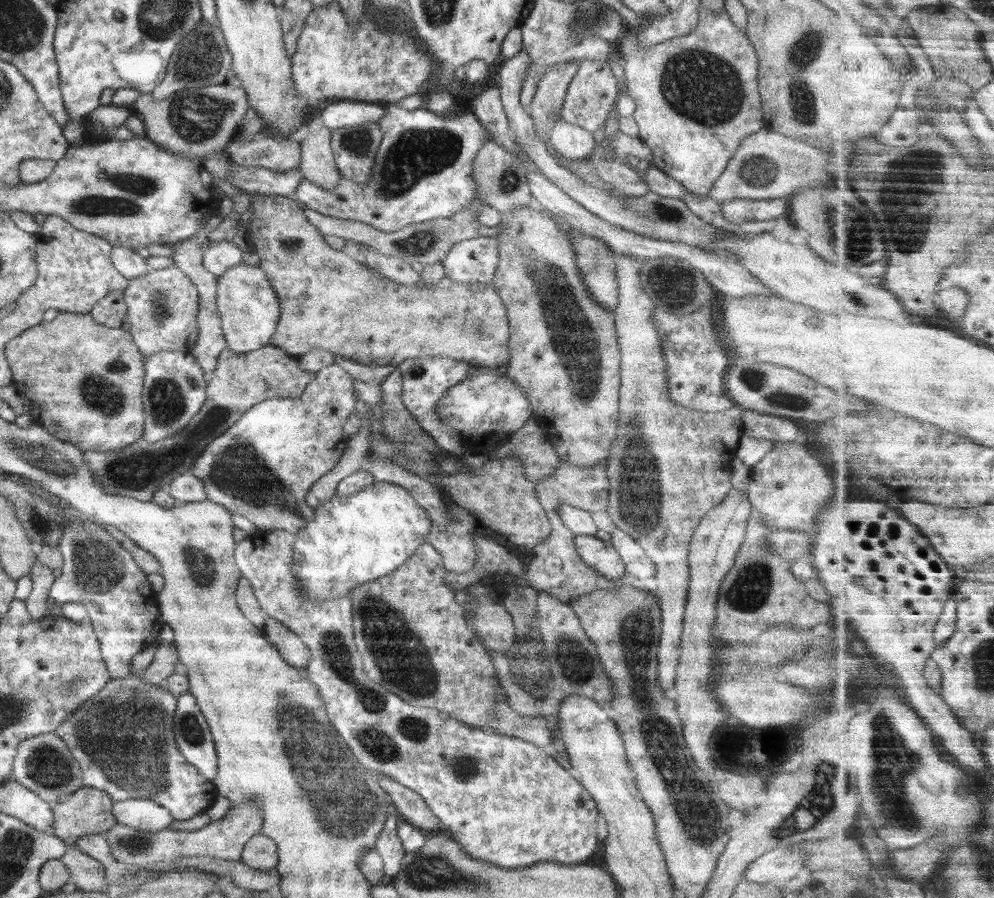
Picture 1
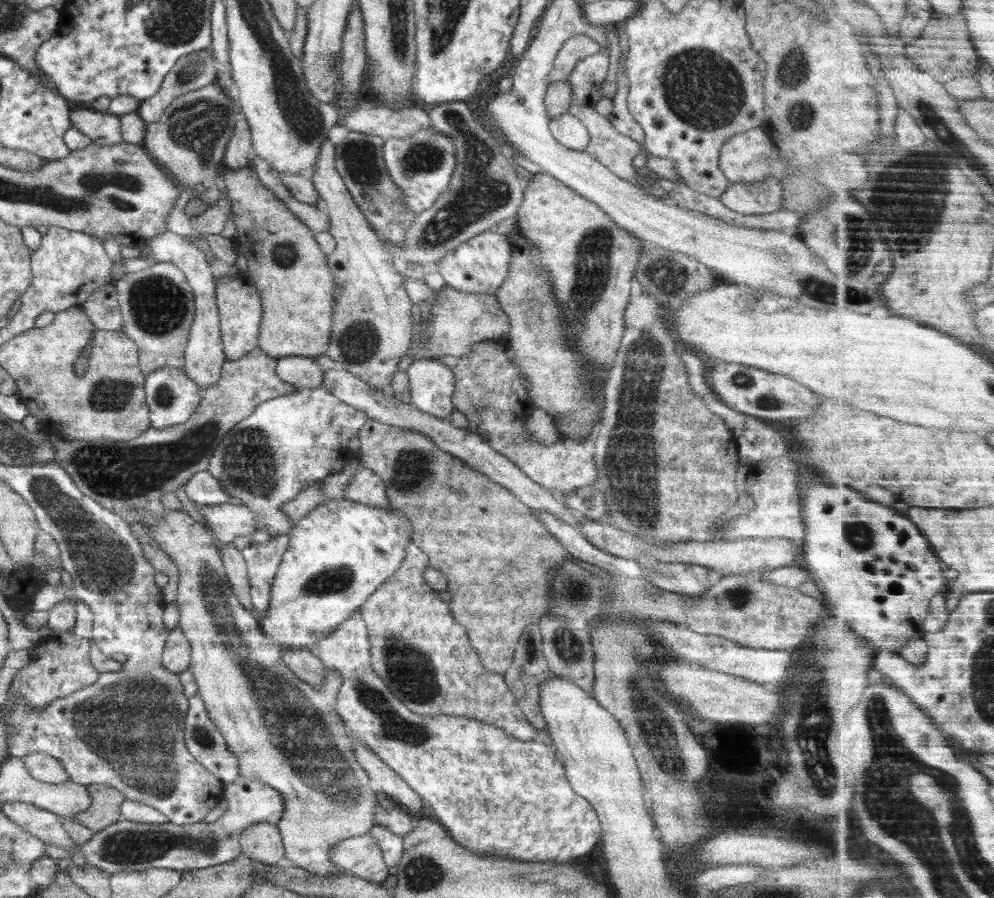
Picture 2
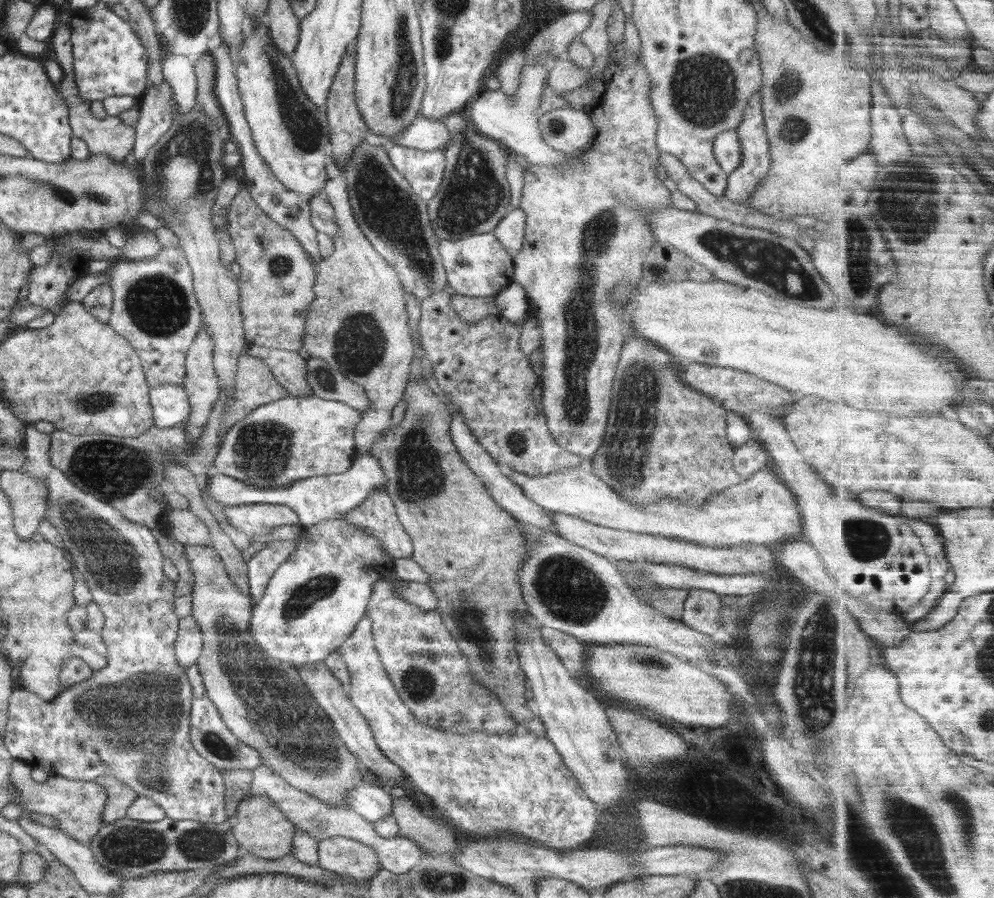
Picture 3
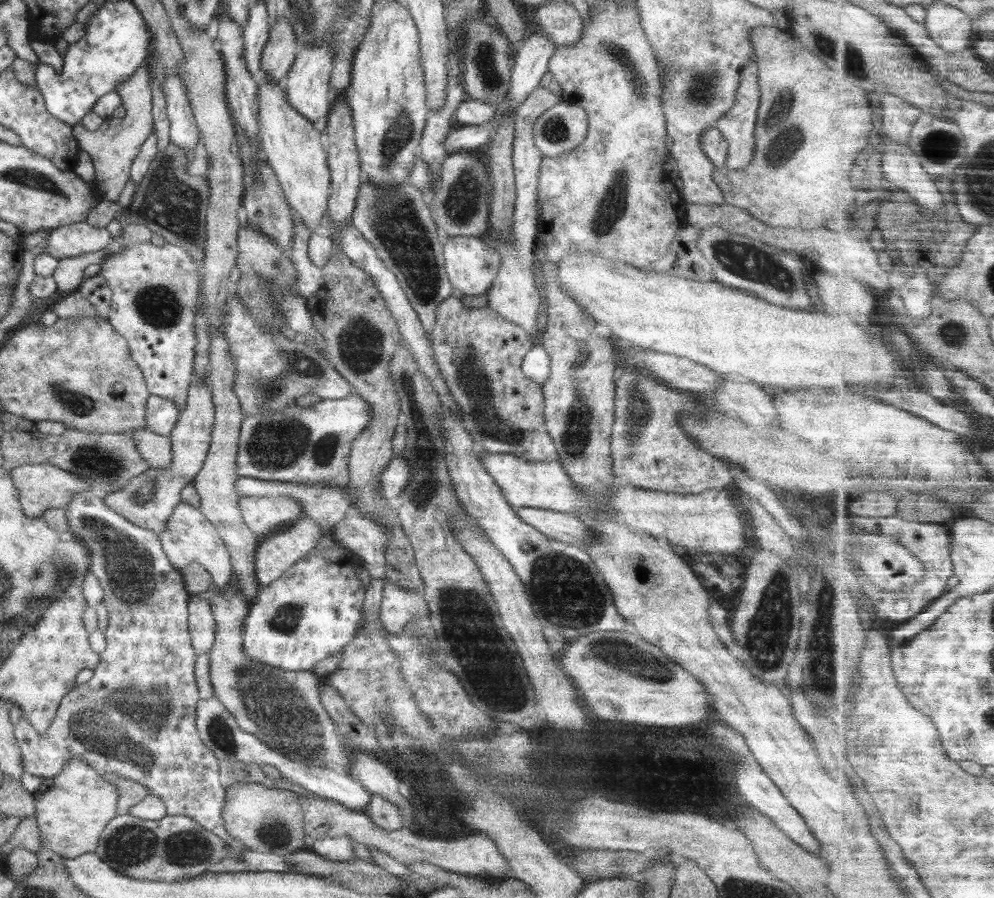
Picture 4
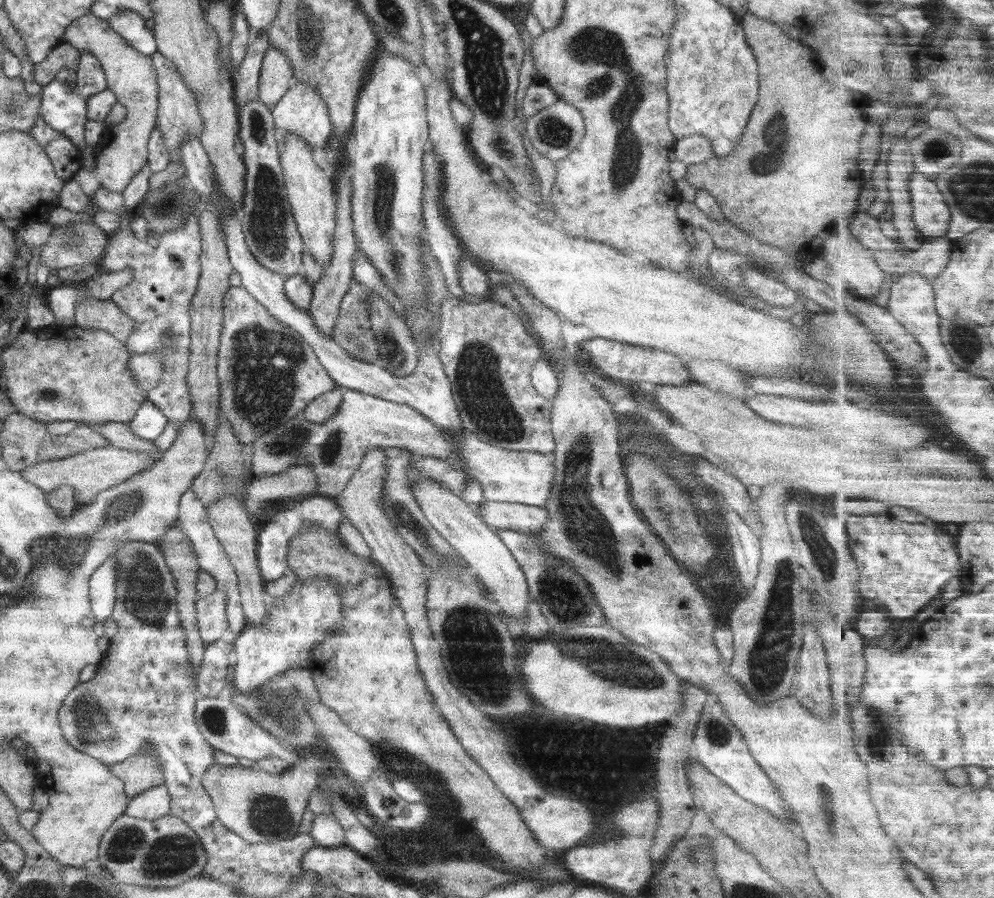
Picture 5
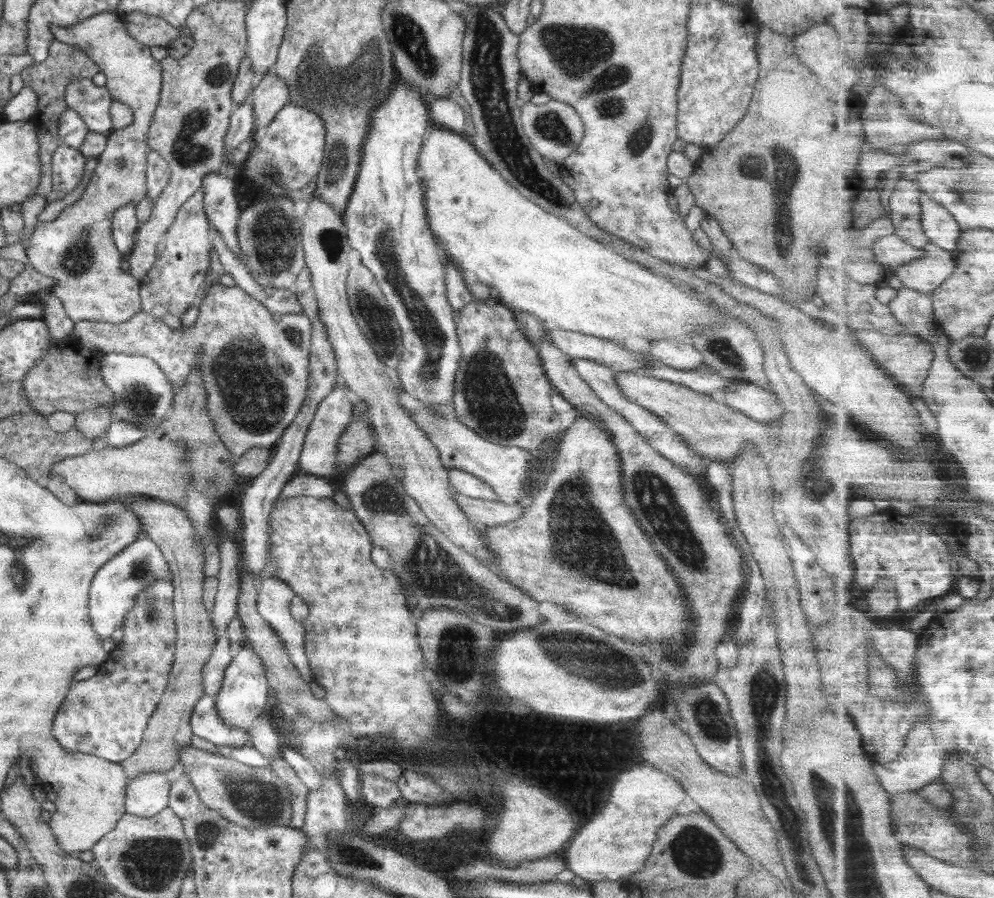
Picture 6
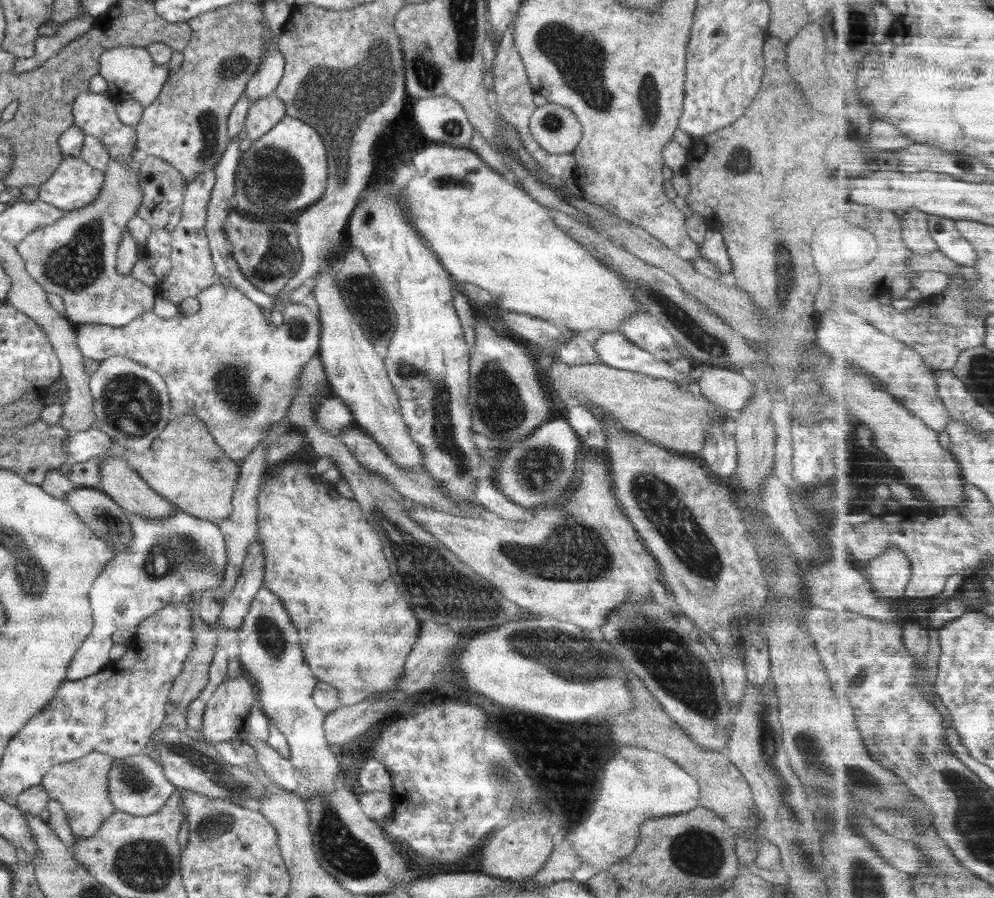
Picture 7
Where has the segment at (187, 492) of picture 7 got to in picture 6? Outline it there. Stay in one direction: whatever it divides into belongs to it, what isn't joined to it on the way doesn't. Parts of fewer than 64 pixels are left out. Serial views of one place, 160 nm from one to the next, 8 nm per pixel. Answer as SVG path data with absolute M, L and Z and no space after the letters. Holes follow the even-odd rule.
M197 352L197 364L192 366L192 371L190 371L190 375L186 377L186 382L183 384L183 387L180 388L174 395L173 398L173 405L170 410L170 415L164 418L162 424L156 429L149 431L148 434L141 438L138 442L134 444L129 444L128 446L124 447L116 447L116 446L106 446L102 448L95 448L93 447L92 450L89 450L86 454L83 455L76 455L70 456L57 462L50 470L50 474L54 473L58 475L62 480L75 490L75 493L79 496L81 502L90 502L90 503L100 503L112 498L113 496L117 495L143 495L147 496L148 498L155 498L156 500L160 500L166 503L172 503L177 507L185 506L185 502L187 502L185 498L185 486L189 484L189 482L193 482L193 484L197 484L202 488L202 493L209 498L213 504L218 507L219 500L222 498L226 498L226 496L230 496L232 494L232 490L234 488L235 483L235 476L233 475L233 463L234 459L232 458L230 452L226 448L226 445L222 442L222 439L218 436L218 433L215 431L212 419L209 417L207 410L207 392L205 386L202 382L202 371L200 371L199 366L199 356L201 352Z

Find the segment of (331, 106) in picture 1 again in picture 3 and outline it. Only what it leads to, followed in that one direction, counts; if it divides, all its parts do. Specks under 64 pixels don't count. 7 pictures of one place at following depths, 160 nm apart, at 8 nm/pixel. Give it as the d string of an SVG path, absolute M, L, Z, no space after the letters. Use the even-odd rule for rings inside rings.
M419 116L402 133L388 137L388 141L418 150L445 150L449 145L450 137L442 121Z

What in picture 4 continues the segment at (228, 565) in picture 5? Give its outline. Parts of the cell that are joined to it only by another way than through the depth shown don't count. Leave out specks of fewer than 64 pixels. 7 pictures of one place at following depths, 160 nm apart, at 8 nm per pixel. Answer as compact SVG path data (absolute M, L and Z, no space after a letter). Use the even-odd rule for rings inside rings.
M180 501L174 507L171 517L166 521L165 530L160 534L160 542L170 564L177 571L187 568L191 562L201 564L212 577L212 581L220 591L219 594L228 596L228 599L234 595L234 591L230 590L230 577L233 573L231 556L218 531L200 509Z

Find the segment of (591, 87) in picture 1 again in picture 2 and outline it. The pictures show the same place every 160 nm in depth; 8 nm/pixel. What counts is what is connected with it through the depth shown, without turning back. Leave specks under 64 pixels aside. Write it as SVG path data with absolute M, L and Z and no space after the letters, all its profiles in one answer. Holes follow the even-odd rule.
M607 53L599 56L587 56L576 63L569 76L574 106L590 106L602 99L600 86L606 80L609 60Z

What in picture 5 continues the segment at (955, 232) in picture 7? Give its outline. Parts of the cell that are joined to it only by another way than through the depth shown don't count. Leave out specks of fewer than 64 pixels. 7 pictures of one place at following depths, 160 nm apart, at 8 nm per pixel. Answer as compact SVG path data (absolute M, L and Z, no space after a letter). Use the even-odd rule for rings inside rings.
M916 170L911 182L915 221L926 238L939 239L948 237L953 219L953 212L938 183L930 180L927 174Z

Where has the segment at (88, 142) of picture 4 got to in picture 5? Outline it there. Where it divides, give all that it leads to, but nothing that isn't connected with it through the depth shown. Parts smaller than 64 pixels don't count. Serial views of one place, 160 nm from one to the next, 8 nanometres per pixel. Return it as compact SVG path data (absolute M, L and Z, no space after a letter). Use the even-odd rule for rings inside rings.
M88 13L72 21L62 34L63 40L70 43L76 50L85 50L93 54L101 68L105 72L107 80L107 88L116 96L117 103L124 106L127 115L124 121L118 125L110 125L105 128L102 141L96 146L95 161L96 169L88 172L86 169L81 169L73 176L73 179L82 187L86 197L95 196L96 191L102 187L110 192L122 193L123 190L130 184L134 176L140 173L142 167L146 167L148 159L148 143L157 122L157 107L158 107L158 85L157 74L153 67L151 56L142 55L135 48L129 47L128 43L122 36L115 33L115 30L109 25L107 19L100 18L95 14Z

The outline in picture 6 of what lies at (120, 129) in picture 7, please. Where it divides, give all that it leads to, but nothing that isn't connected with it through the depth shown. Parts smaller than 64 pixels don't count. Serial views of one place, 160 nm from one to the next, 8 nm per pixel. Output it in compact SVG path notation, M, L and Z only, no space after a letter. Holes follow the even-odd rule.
M77 78L67 86L64 96L67 108L80 115L89 132L108 138L114 131L110 122L113 98L105 86L96 86L93 79Z

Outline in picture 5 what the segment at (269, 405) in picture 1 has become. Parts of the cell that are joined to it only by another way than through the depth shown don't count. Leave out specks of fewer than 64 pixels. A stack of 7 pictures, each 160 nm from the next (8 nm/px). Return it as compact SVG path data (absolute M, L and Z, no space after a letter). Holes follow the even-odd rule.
M342 387L341 391L342 402L338 412L324 424L306 420L301 411L270 432L261 434L247 447L250 472L256 477L272 476L296 463L308 463L317 476L316 494L334 498L344 490L369 450L400 447L459 466L481 484L486 501L535 507L543 507L547 503L555 468L546 455L504 450L478 439L466 429L457 439L449 439L440 427L407 404L398 404L346 387Z

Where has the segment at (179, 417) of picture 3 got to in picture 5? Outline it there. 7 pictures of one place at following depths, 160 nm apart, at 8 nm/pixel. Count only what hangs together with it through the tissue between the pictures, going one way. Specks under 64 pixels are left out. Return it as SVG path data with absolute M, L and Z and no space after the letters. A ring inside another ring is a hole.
M150 400L144 401L136 416L127 424L132 434L153 441L158 438L167 425L168 418Z

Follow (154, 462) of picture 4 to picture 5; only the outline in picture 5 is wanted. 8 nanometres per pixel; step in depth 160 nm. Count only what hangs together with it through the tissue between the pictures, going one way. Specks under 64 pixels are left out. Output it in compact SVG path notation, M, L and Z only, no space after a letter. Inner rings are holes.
M109 422L106 424L91 424L89 427L90 430L101 434L113 447L145 452L156 458L160 458L163 454L153 441L144 440L132 434L126 423Z

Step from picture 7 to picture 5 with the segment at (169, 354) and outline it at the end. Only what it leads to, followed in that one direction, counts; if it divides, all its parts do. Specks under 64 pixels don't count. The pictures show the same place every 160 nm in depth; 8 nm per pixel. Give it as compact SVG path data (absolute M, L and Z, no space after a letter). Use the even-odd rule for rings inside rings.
M231 286L223 296L223 329L220 335L220 346L217 354L217 378L219 382L219 410L223 412L225 419L230 423L234 436L238 438L246 447L255 442L261 435L270 432L275 426L294 418L299 412L303 411L309 402L317 396L339 388L338 384L326 373L320 361L315 355L315 350L297 333L293 328L276 320L267 308L264 308L243 286ZM81 296L77 302L75 324L82 328L95 328L127 342L127 338L135 328L135 322L110 298L99 301L94 298Z

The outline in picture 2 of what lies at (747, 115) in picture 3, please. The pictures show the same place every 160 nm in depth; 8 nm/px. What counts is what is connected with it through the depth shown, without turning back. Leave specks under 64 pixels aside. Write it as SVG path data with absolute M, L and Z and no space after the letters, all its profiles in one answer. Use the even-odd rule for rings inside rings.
M774 177L761 183L731 183L719 197L722 204L742 214L764 214L782 210L783 190Z

